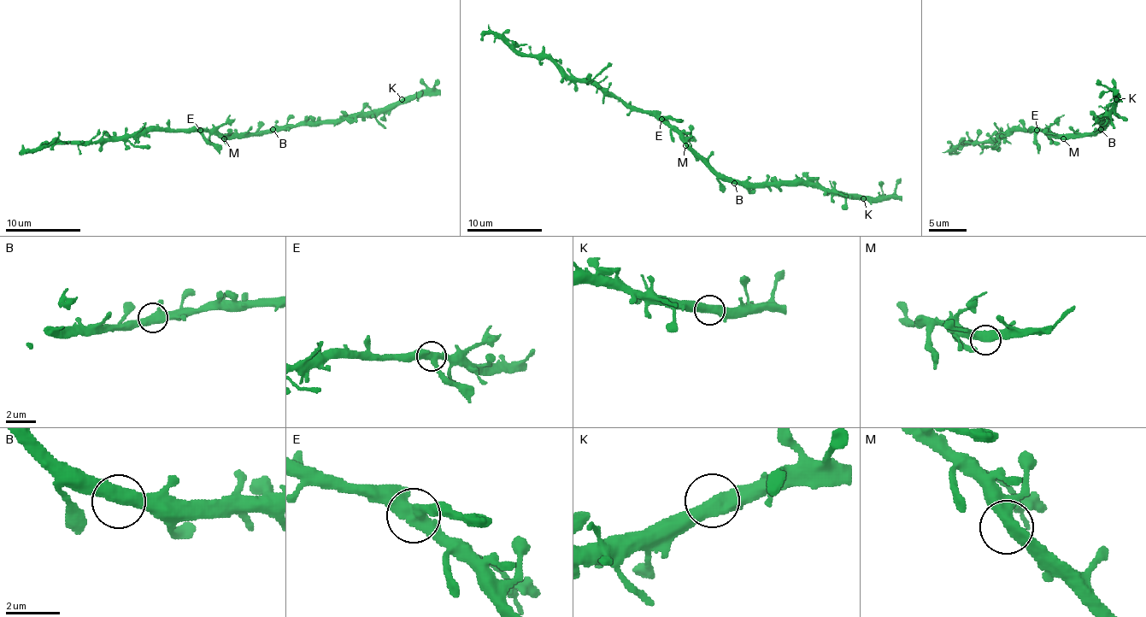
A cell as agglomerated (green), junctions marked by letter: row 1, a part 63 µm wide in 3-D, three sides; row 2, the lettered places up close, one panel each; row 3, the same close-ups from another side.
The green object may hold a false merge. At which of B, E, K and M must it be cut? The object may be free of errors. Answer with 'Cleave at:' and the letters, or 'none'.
Cleave at: none

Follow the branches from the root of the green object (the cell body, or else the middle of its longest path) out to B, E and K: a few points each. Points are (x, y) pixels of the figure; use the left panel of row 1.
B: (226, 135), (261, 135), (273, 129)
E: (226, 135), (214, 135), (199, 129)
K: (226, 135), (261, 135), (290, 126), (338, 124), (348, 118), (392, 108), (402, 99)

